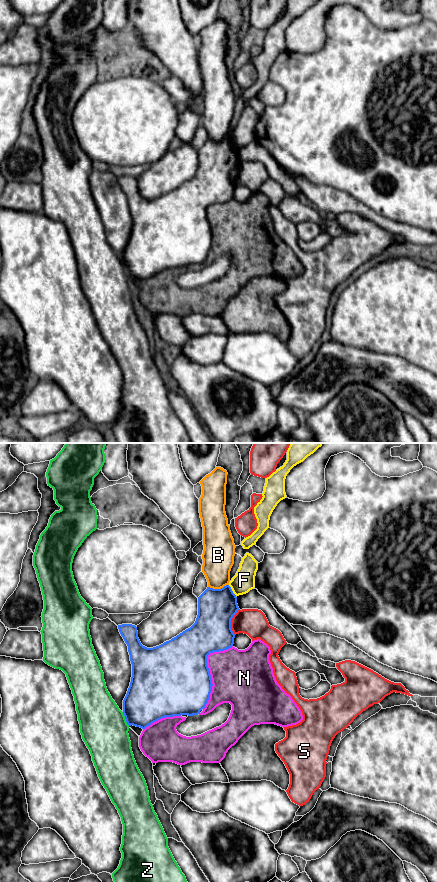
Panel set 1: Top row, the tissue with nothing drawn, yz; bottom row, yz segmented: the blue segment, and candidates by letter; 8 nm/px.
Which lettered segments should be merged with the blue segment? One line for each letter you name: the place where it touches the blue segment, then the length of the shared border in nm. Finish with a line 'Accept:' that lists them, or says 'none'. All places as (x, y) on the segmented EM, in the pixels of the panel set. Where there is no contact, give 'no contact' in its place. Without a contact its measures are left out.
Accept: none

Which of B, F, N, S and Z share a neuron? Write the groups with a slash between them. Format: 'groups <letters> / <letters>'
groups B / F / N / S / Z

